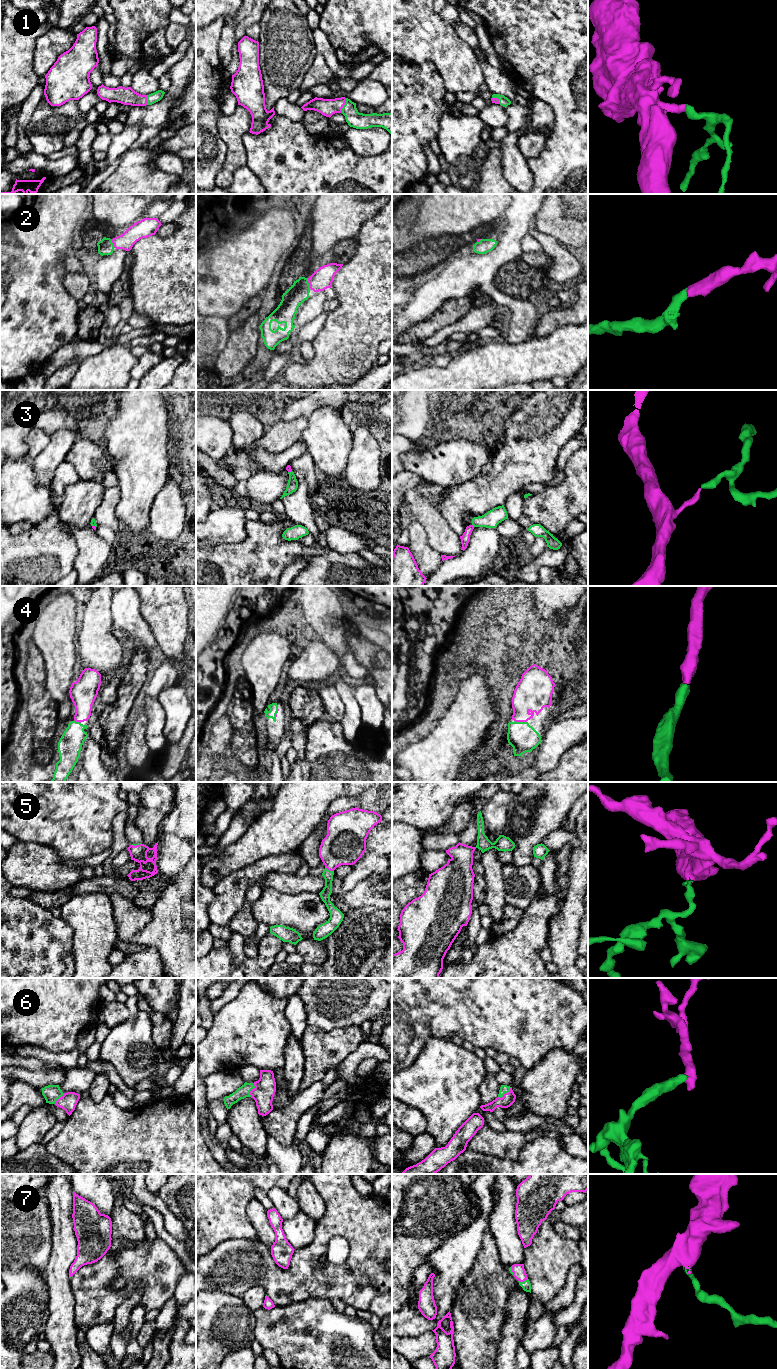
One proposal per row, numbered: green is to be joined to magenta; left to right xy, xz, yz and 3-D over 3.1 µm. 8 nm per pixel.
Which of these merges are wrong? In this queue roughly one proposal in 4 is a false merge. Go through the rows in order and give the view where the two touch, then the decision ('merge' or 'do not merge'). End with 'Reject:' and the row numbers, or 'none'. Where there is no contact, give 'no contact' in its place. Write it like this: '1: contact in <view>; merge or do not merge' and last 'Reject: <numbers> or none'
1: contact in xz; merge
2: contact in xz; merge
3: contact in xy; do not merge
4: contact in yz; merge
5: contact in xz; merge
6: contact in yz; merge
7: contact in yz; merge
Reject: 3

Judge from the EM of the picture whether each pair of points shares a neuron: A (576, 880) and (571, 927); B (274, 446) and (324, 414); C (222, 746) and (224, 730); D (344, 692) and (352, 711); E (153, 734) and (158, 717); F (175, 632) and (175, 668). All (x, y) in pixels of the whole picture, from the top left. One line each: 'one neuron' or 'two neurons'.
A: one neuron
B: two neurons
C: one neuron
D: one neuron
E: one neuron
F: two neurons

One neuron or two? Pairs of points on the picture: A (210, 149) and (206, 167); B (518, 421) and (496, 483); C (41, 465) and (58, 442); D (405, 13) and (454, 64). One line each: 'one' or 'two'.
A: one
B: one
C: one
D: one

